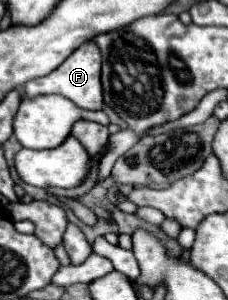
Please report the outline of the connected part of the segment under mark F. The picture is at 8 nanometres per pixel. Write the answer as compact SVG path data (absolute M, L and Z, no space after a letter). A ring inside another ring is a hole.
M88 40L80 48L76 48L54 72L50 72L48 76L34 78L34 80L26 82L26 86L24 86L26 96L60 94L60 96L72 100L78 108L102 110L104 102L102 102L102 84L100 84L100 64L102 64L102 56L100 56L98 44L94 40Z

